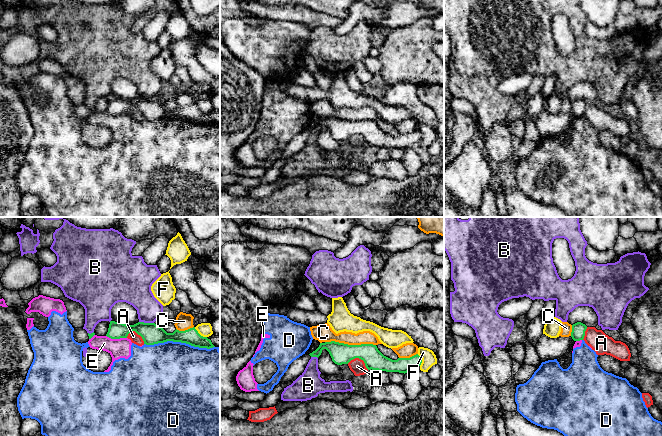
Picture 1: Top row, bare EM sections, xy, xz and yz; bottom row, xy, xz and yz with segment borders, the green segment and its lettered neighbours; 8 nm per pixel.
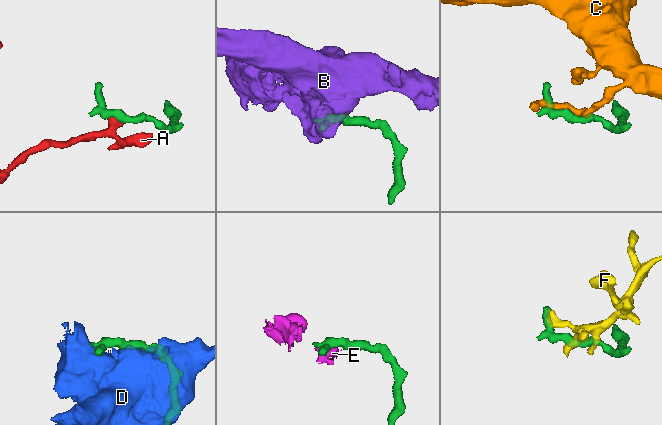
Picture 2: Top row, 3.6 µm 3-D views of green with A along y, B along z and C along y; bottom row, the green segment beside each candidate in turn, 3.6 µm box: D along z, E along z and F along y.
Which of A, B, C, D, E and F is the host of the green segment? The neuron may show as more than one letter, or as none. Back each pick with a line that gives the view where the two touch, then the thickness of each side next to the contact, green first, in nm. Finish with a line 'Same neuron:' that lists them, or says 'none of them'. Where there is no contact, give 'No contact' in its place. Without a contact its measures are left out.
Same neuron: none of them

